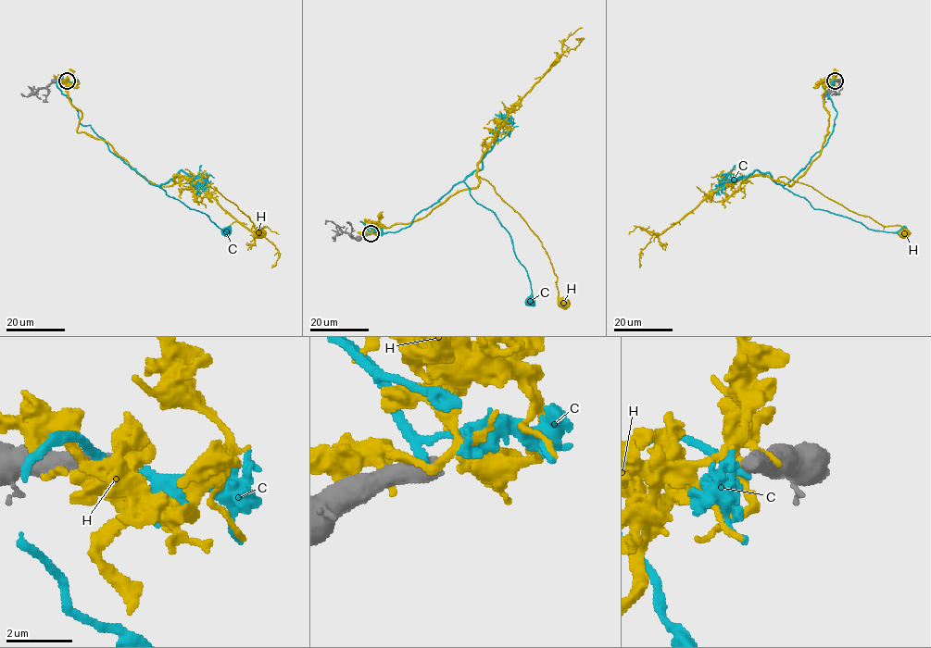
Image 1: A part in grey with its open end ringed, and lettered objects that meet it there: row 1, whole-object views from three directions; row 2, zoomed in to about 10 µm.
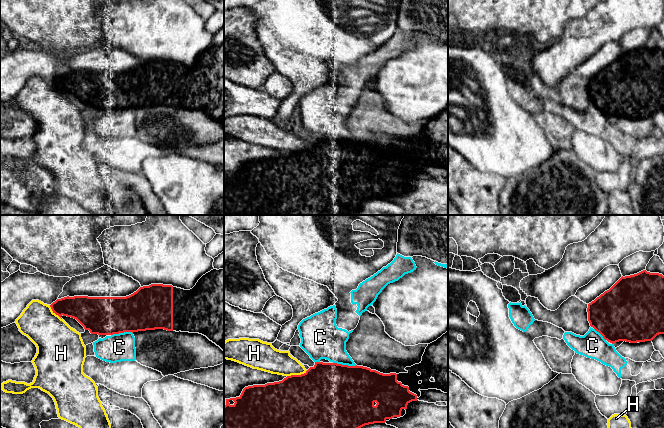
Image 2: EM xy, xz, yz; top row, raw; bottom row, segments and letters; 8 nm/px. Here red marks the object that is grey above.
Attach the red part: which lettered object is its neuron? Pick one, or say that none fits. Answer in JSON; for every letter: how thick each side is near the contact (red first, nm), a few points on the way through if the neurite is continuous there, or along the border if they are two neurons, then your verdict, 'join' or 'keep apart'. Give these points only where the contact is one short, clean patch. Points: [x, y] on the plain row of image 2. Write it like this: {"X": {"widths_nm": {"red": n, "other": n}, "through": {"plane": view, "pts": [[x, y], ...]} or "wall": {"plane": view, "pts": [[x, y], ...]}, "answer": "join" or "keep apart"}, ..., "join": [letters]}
{"C": {"widths_nm": {"red": 500, "other": 280}, "answer": "keep apart"}, "H": {"widths_nm": {"red": 500, "other": 200}, "answer": "keep apart"}, "join": []}

